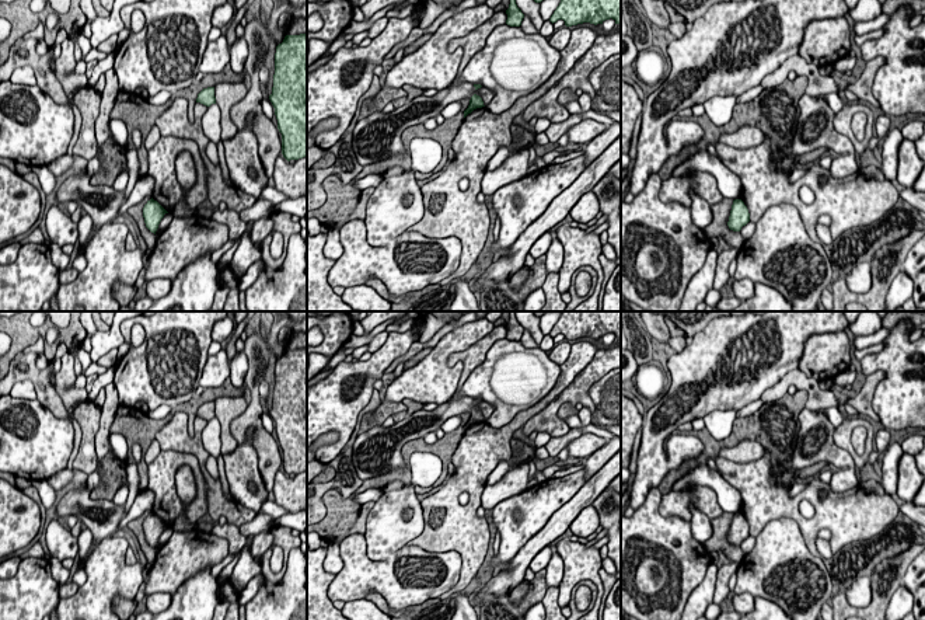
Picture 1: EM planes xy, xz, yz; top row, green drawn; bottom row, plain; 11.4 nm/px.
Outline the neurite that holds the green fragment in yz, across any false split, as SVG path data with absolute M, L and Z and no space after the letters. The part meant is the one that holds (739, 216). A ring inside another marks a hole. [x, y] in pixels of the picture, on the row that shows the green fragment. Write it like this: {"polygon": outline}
{"polygon": "M734 199L729 216L727 226L733 231L740 231L750 222L750 213L741 199Z"}

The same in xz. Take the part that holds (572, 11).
{"polygon": "M561 0L549 21L563 20L566 27L572 27L583 22L597 25L610 18L621 24L621 0Z"}

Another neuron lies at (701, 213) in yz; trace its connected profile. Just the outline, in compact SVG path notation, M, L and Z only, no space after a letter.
M694 191L690 192L690 196L692 223L699 229L705 229L712 222L712 205L709 205L704 198L698 196Z

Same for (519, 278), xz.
M523 267L519 272L516 272L510 279L509 279L509 286L512 290L517 292L523 283L528 278L528 267Z

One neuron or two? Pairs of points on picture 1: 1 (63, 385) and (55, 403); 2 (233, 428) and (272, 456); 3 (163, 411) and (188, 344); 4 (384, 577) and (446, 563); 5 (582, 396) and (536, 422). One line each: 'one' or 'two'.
1: two
2: one
3: two
4: one
5: one

